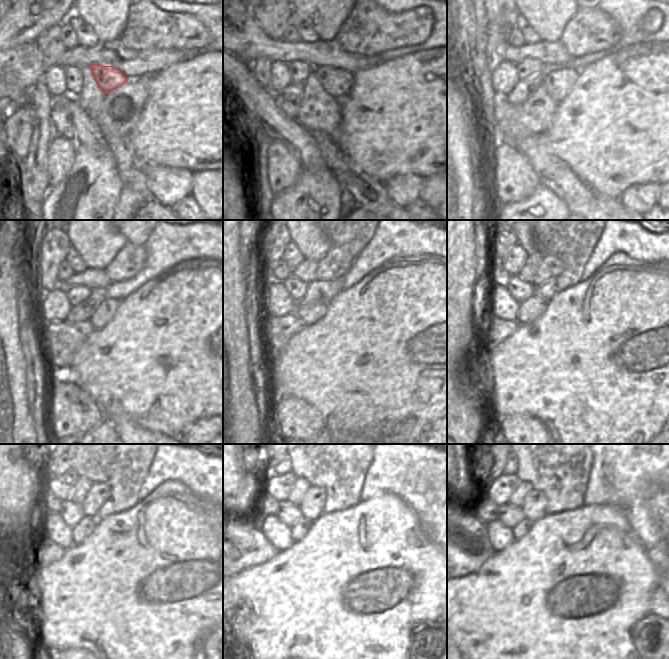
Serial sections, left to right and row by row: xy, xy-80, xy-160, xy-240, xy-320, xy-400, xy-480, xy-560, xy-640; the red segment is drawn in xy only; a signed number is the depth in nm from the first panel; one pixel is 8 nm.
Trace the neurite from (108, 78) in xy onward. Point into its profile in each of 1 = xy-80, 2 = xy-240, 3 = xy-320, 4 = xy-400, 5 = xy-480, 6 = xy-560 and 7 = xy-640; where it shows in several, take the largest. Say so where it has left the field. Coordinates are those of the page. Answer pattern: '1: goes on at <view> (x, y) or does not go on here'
1: goes on at xy-80 (337, 82)
2: goes on at xy-240 (102, 316)
3: goes on at xy-320 (308, 315)
4: goes on at xy-400 (532, 308)
5: goes on at xy-480 (86, 526)
6: goes on at xy-560 (299, 531)
7: goes on at xy-640 (524, 526)

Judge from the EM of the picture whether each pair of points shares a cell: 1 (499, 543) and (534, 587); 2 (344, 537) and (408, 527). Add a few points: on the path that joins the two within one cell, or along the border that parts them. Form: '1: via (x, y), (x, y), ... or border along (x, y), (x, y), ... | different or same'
1: border along (515, 540), (503, 549), (495, 552) | different
2: via (360, 537), (392, 537) | same

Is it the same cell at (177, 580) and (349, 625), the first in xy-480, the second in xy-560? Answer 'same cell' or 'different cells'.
same cell

